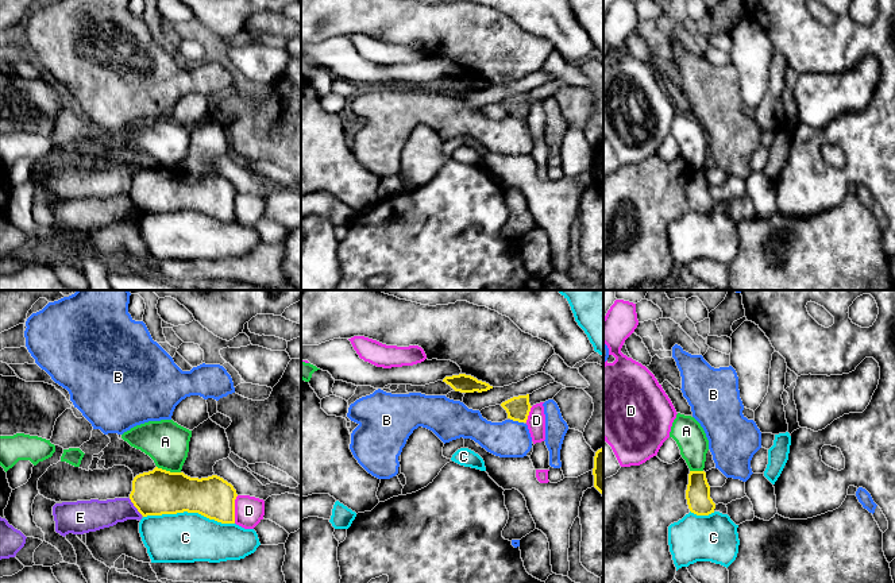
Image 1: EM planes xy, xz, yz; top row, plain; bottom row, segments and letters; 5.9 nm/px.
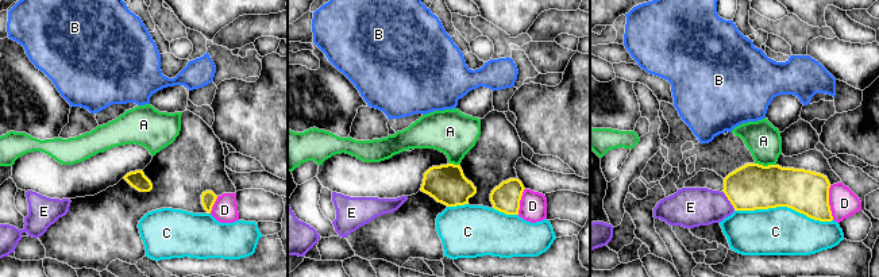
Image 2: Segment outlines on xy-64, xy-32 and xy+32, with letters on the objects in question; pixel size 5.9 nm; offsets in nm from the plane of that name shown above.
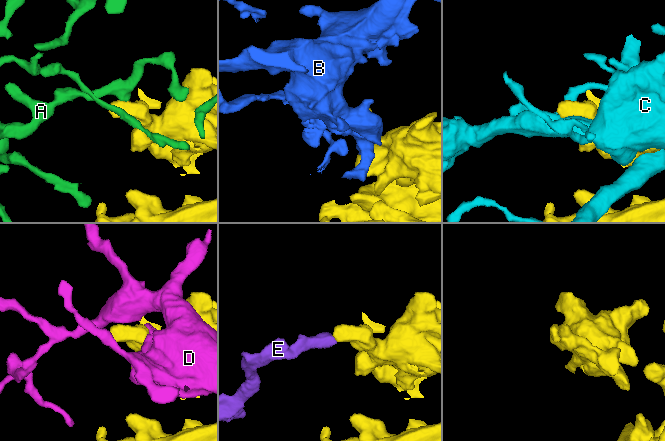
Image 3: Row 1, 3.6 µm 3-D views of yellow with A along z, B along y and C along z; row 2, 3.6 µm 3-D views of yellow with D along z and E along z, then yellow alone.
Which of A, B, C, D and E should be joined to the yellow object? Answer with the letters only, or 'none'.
none

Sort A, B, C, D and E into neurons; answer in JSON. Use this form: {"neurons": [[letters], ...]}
{"neurons": [["A"], ["B"], ["C"], ["D"], ["E"]]}

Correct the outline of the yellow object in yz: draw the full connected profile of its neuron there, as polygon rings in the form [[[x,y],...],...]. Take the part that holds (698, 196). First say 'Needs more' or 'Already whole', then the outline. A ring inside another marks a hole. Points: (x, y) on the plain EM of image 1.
Already whole. [[[690,169],[686,197],[690,209],[697,213],[714,211],[715,201],[710,196],[710,184],[705,169]]]

